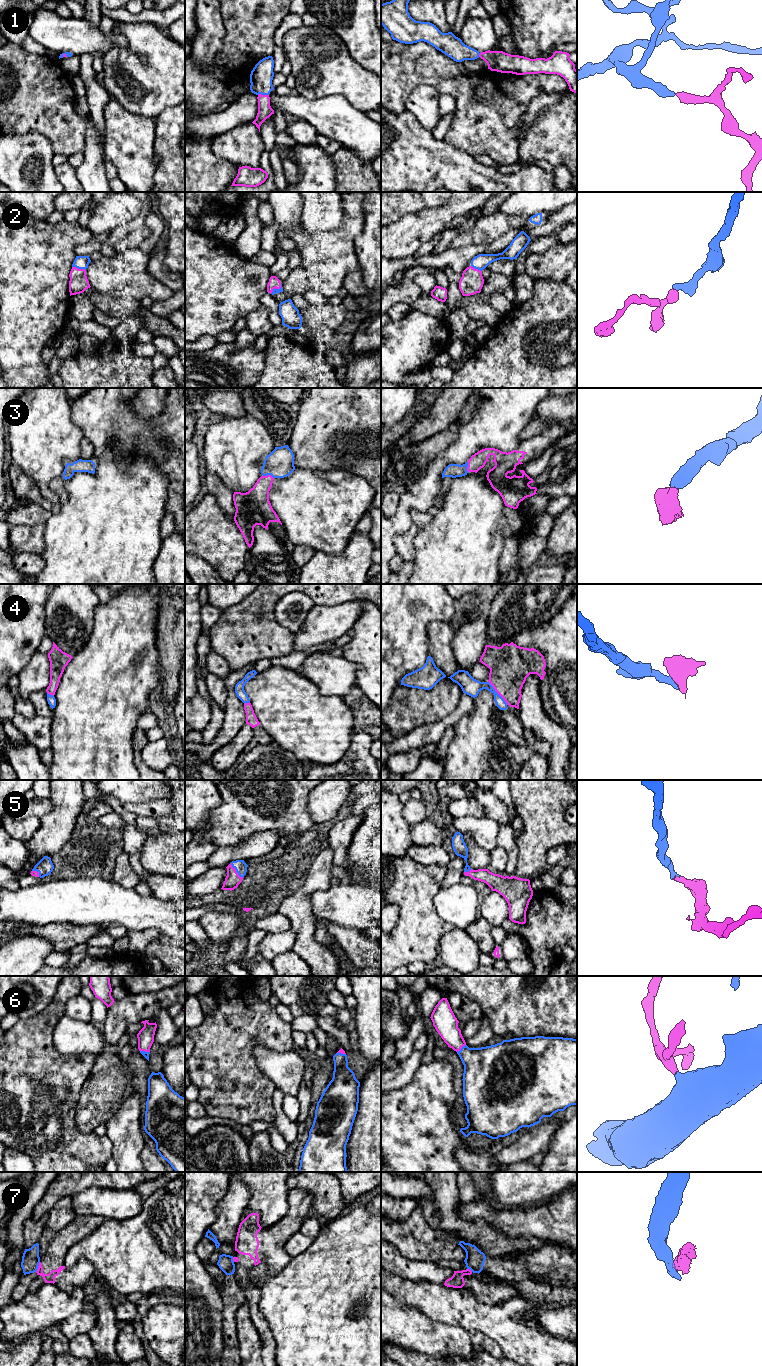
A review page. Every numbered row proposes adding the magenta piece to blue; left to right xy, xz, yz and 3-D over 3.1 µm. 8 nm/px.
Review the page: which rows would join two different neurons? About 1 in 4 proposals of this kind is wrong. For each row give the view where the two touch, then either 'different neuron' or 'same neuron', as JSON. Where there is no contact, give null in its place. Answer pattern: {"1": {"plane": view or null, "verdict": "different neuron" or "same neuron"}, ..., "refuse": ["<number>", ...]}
{"1": {"plane": "xz", "verdict": "same neuron"}, "2": {"plane": "xy", "verdict": "same neuron"}, "3": {"plane": "xz", "verdict": "same neuron"}, "4": {"plane": "yz", "verdict": "same neuron"}, "5": {"plane": "xz", "verdict": "same neuron"}, "6": {"plane": "yz", "verdict": "same neuron"}, "7": {"plane": "xy", "verdict": "different neuron"}, "refuse": ["7"]}

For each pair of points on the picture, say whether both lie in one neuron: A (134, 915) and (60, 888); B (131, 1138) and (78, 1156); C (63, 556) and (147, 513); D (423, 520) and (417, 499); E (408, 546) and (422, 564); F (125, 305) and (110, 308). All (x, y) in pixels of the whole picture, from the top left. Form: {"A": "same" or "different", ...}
{"A": "same", "B": "different", "C": "same", "D": "different", "E": "different", "F": "same"}

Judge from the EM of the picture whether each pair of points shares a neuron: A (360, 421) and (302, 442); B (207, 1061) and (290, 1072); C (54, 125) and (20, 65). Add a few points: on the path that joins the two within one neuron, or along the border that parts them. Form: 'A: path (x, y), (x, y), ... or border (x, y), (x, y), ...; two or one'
A: path (346, 423), (339, 426), (321, 441), (316, 442); one
B: border (256, 1045), (254, 1048), (256, 1066), (274, 1086); two
C: path (50, 110), (21, 80); one

